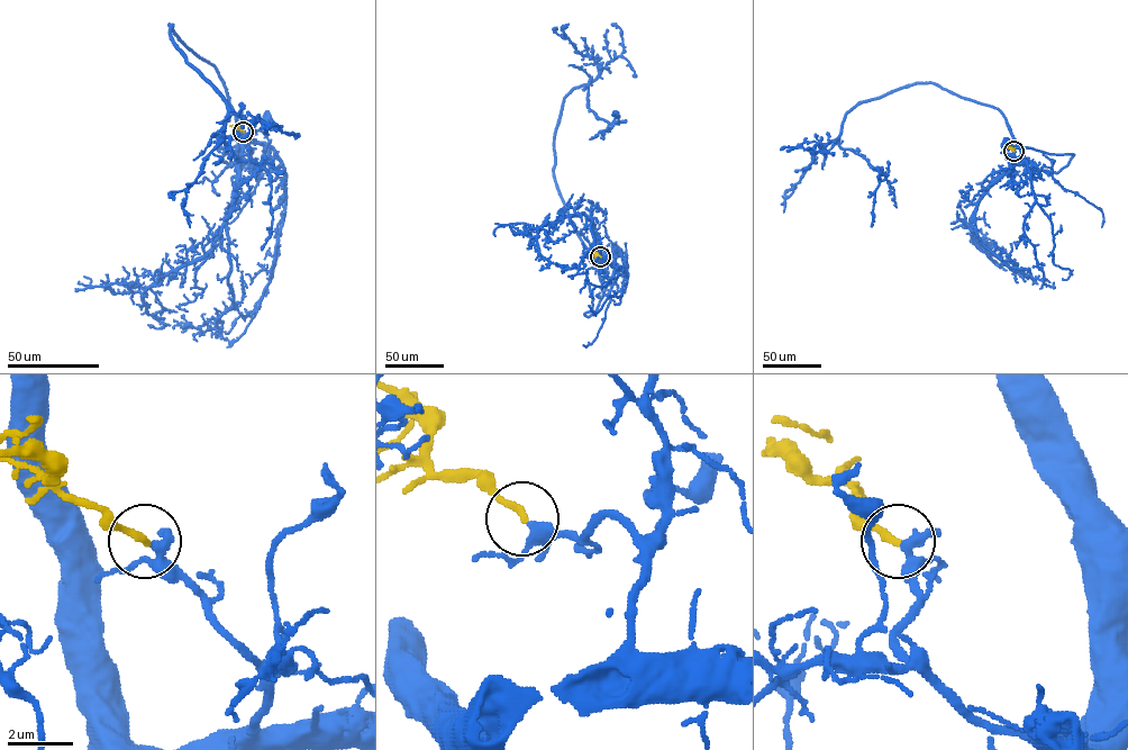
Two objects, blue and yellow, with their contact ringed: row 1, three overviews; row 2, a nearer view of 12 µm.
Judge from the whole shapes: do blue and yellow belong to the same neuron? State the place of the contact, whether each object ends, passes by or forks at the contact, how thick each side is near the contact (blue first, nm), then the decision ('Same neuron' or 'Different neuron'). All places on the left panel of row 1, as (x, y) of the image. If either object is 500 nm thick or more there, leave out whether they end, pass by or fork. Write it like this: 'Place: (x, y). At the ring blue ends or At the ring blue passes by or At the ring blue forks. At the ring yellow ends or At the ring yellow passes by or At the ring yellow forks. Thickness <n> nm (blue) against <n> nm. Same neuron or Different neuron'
Place: (243, 132). At the ring blue forks. At the ring yellow ends. Thickness 280 nm (blue) against 240 nm. Same neuron

